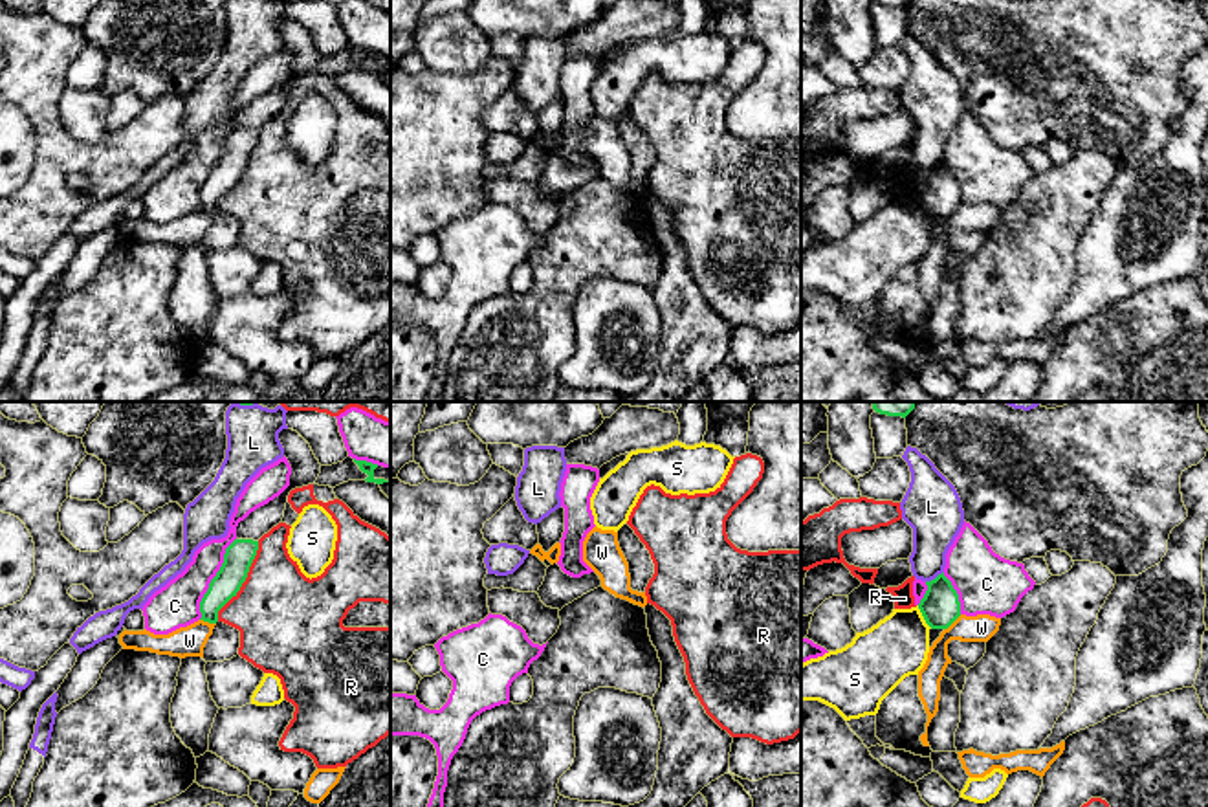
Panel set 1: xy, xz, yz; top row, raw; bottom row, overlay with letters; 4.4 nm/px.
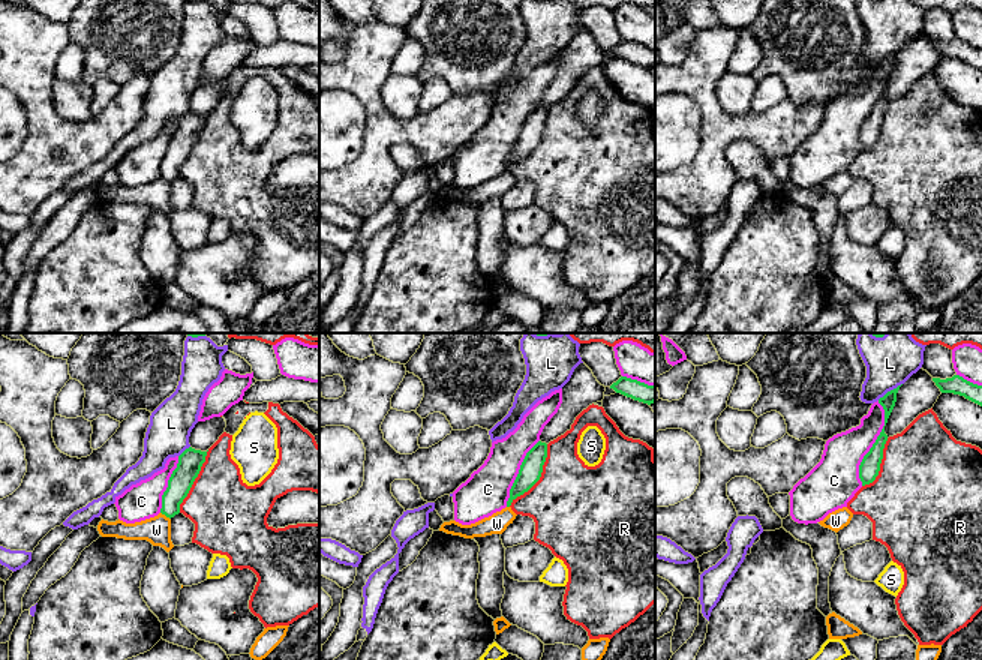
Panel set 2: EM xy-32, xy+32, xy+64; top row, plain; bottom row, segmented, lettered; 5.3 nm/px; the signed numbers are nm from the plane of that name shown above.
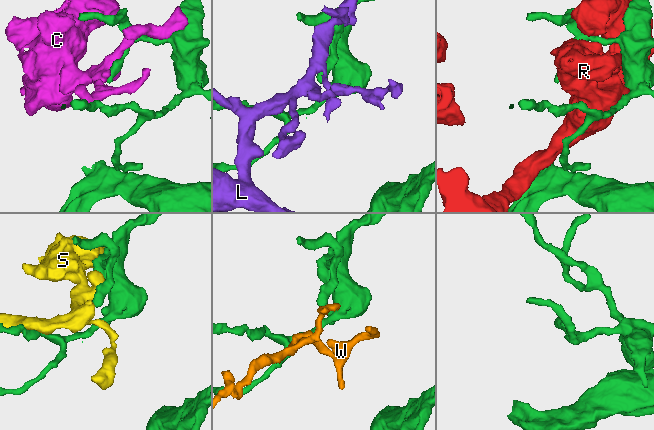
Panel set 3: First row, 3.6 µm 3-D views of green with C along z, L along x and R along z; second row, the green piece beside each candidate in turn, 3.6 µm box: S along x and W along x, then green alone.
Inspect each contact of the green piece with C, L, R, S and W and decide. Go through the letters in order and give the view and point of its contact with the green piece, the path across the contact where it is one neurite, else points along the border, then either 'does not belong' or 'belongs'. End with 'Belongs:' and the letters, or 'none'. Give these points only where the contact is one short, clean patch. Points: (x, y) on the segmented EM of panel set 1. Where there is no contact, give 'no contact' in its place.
C: meets green in xy at (213, 578); does not belong
L: meets green in yz at (935, 578); does not belong
R: meets green in xy at (244, 580); does not belong
S: meets green in yz at (922, 615); does not belong
W: meets green in yz at (952, 622); does not belong
Belongs: none

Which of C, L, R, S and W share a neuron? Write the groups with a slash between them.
C / L / R / S / W

